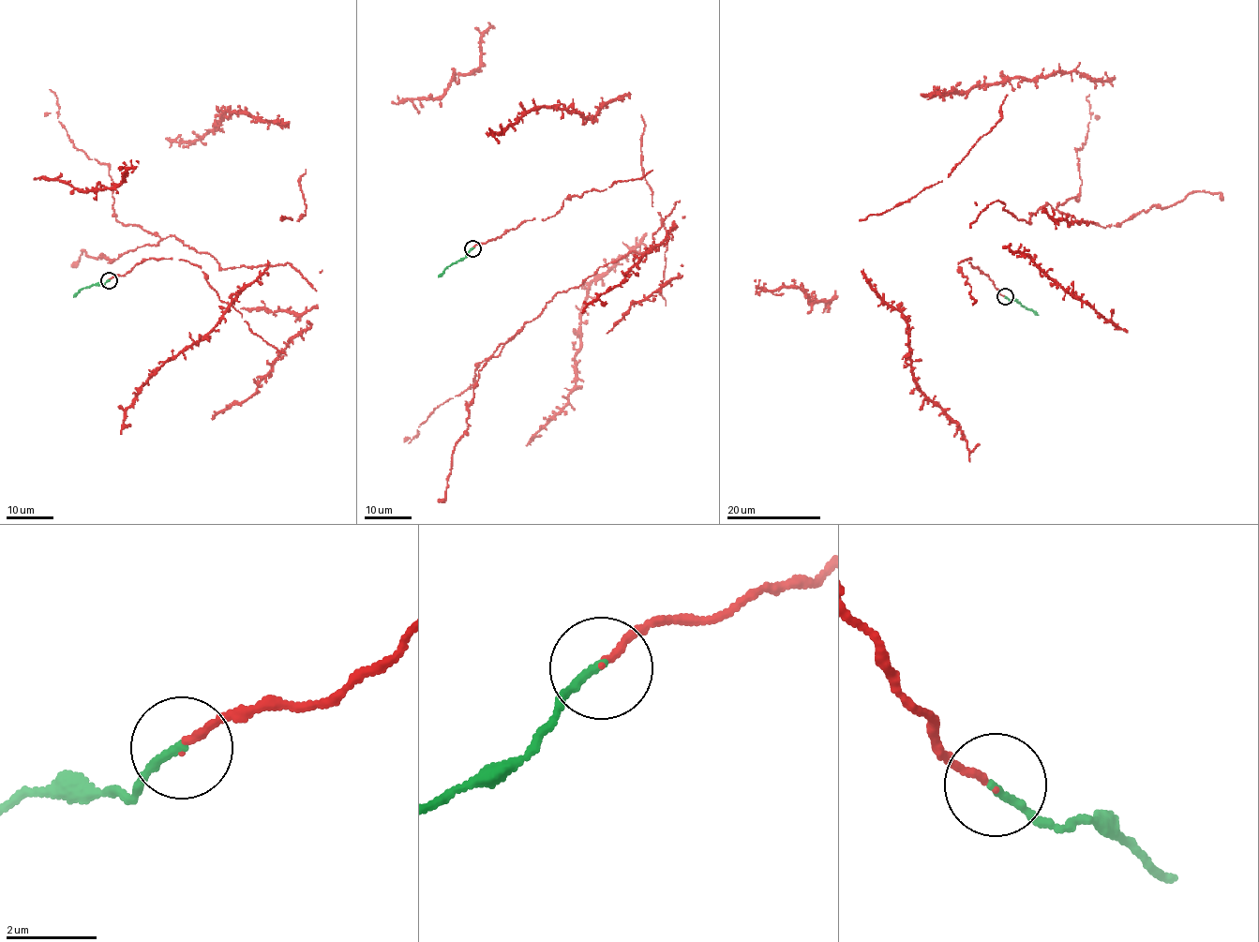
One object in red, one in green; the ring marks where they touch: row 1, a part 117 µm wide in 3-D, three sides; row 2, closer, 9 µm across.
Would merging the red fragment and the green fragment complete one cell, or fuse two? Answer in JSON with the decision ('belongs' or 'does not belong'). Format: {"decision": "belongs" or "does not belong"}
{"decision": "belongs"}

